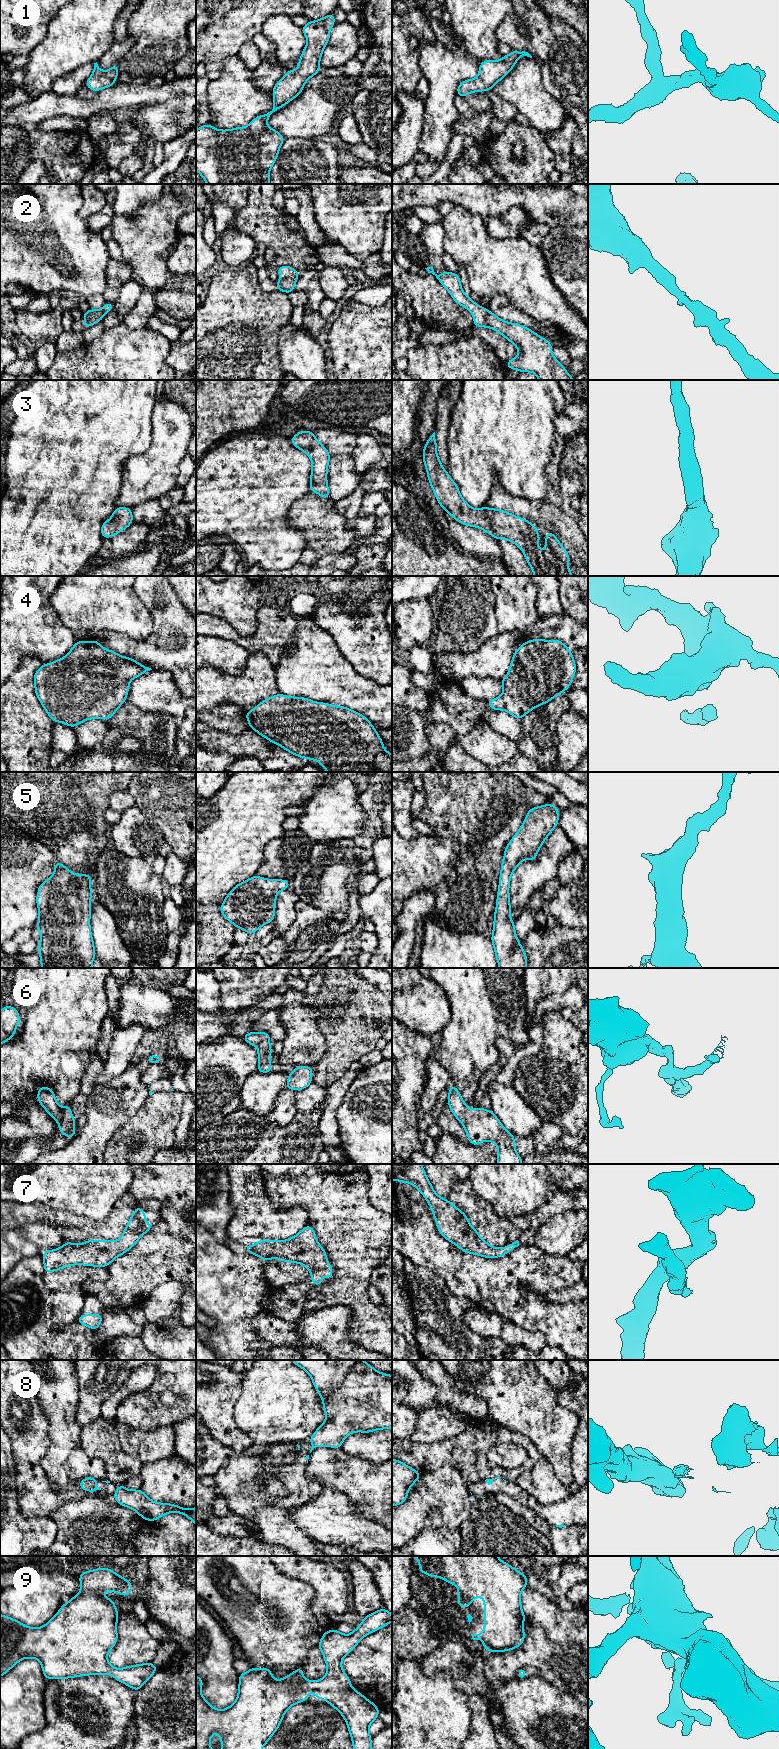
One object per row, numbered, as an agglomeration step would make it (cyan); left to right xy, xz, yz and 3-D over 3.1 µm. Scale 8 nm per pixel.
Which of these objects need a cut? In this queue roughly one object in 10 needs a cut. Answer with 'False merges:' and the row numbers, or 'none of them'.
False merges: 8

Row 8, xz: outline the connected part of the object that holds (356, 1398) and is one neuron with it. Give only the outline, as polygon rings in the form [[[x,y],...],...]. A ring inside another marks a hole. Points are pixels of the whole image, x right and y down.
[[[291,1360],[310,1376],[314,1387],[323,1400],[326,1419],[310,1438],[314,1448],[327,1446],[341,1448],[343,1440],[353,1432],[373,1432],[379,1429],[392,1429],[392,1376],[376,1371],[362,1360]]]

